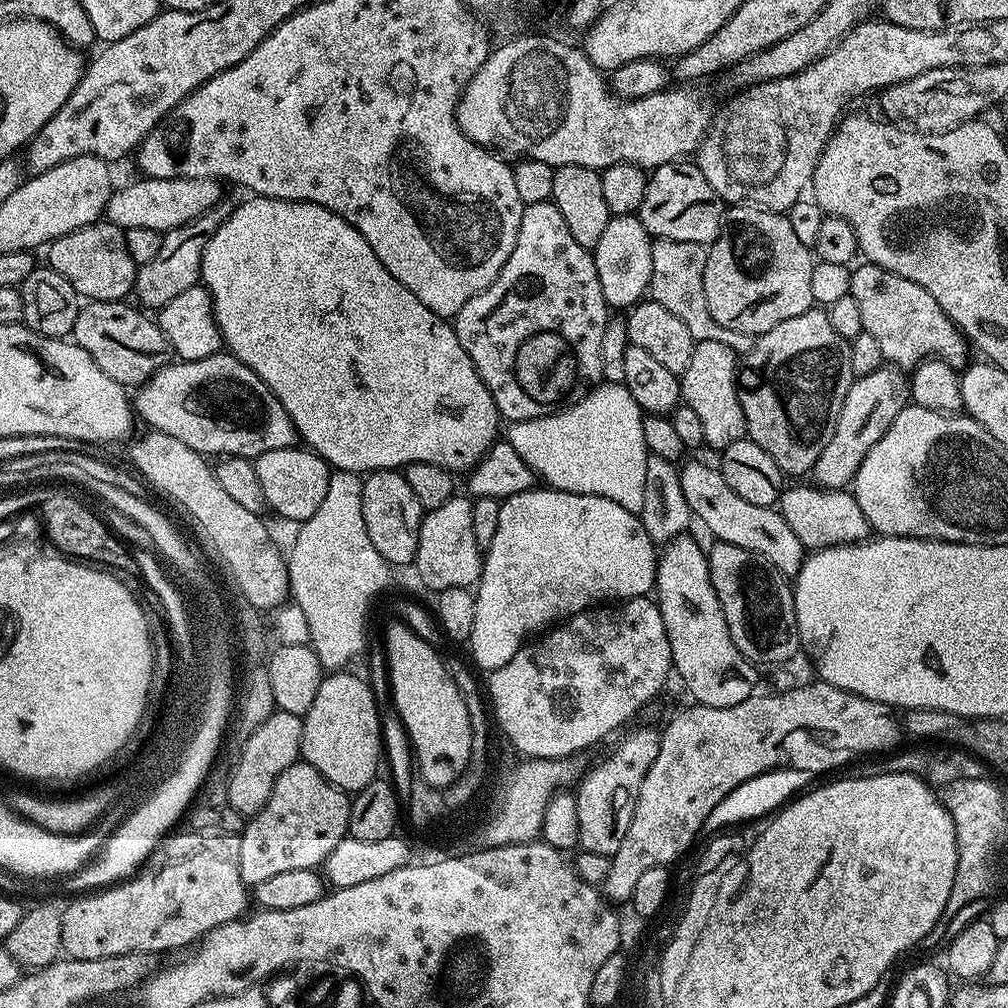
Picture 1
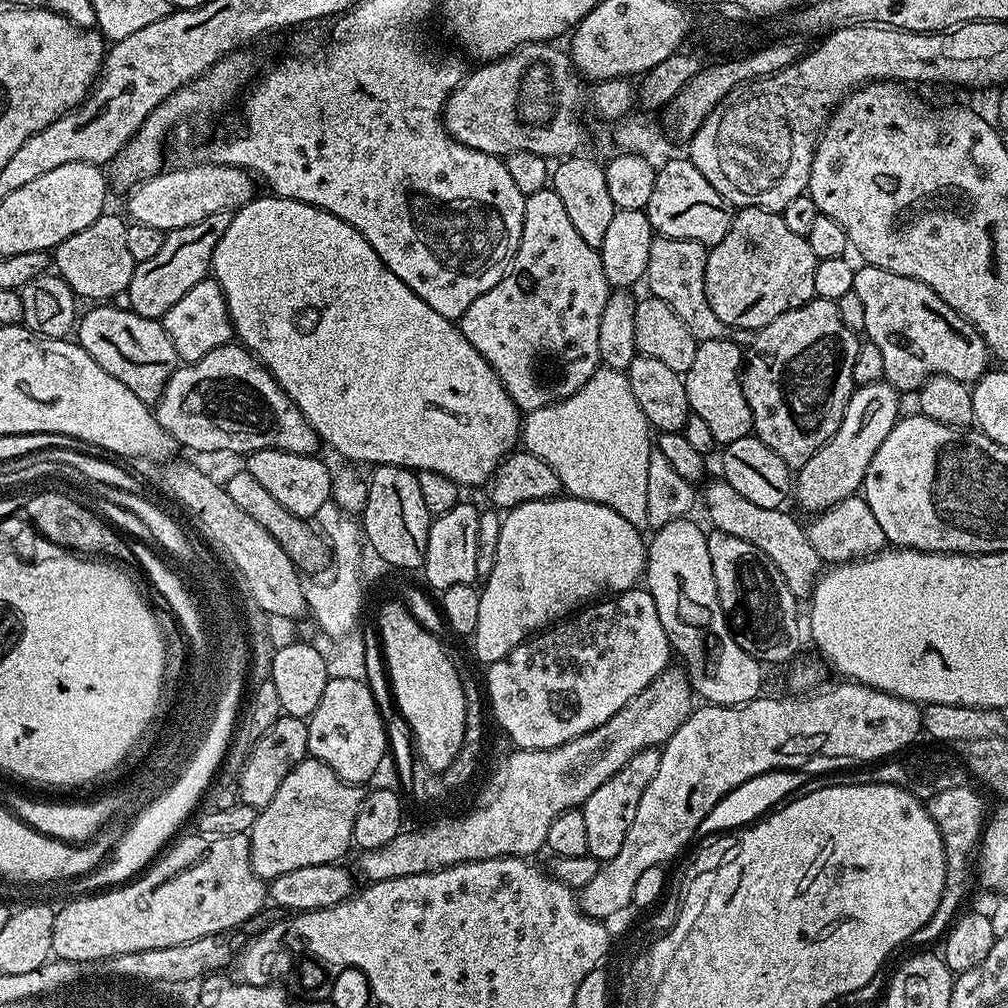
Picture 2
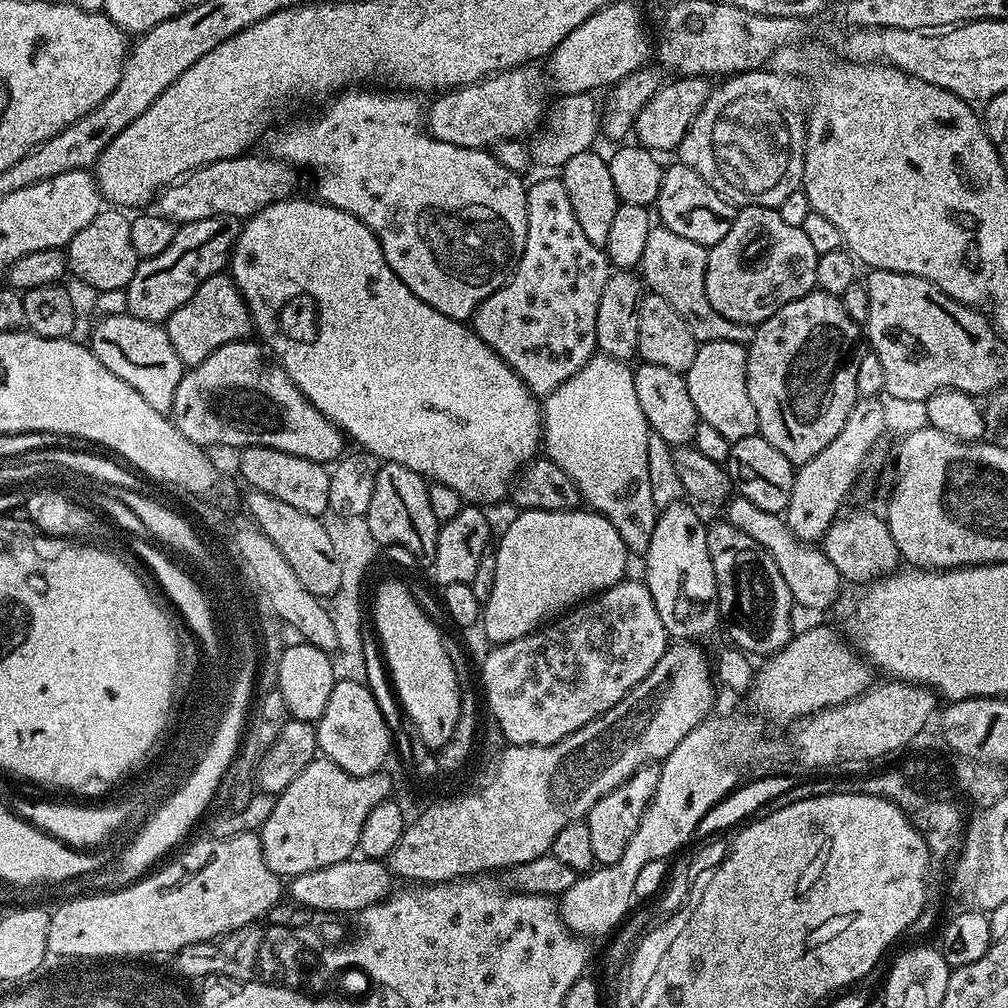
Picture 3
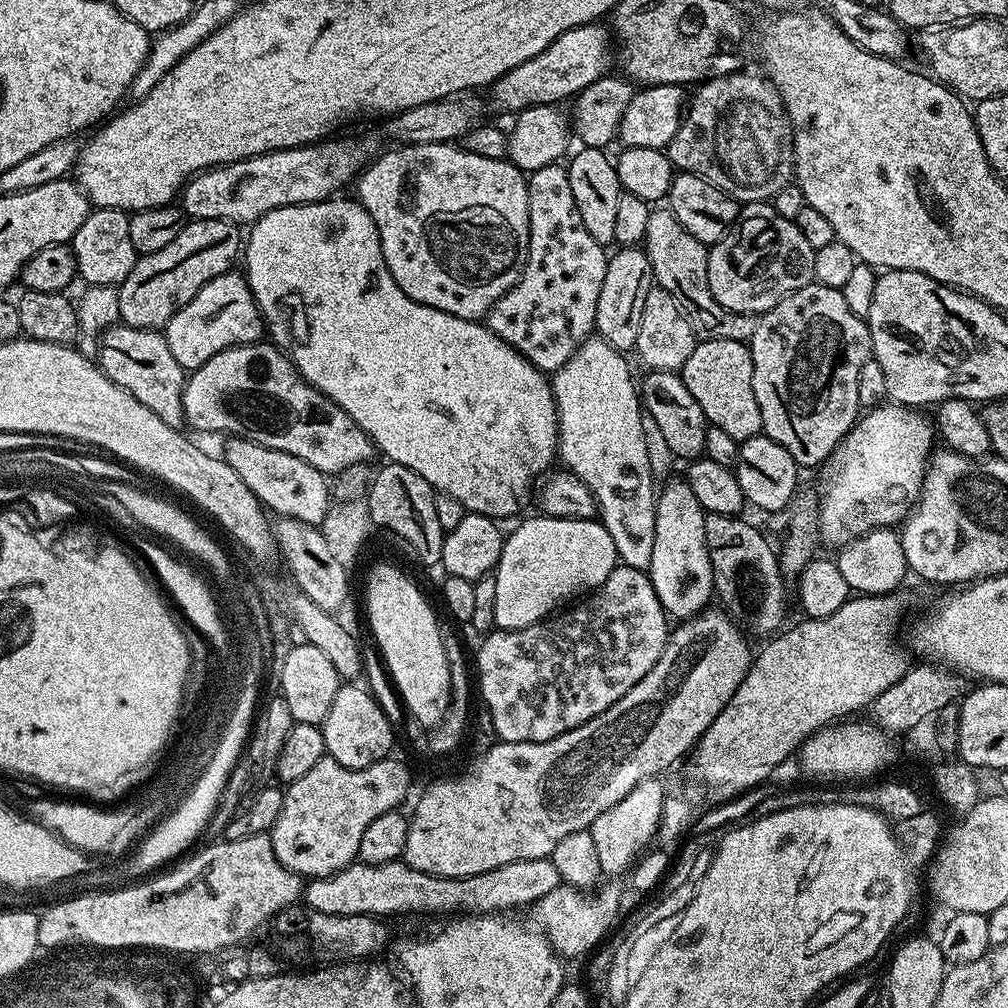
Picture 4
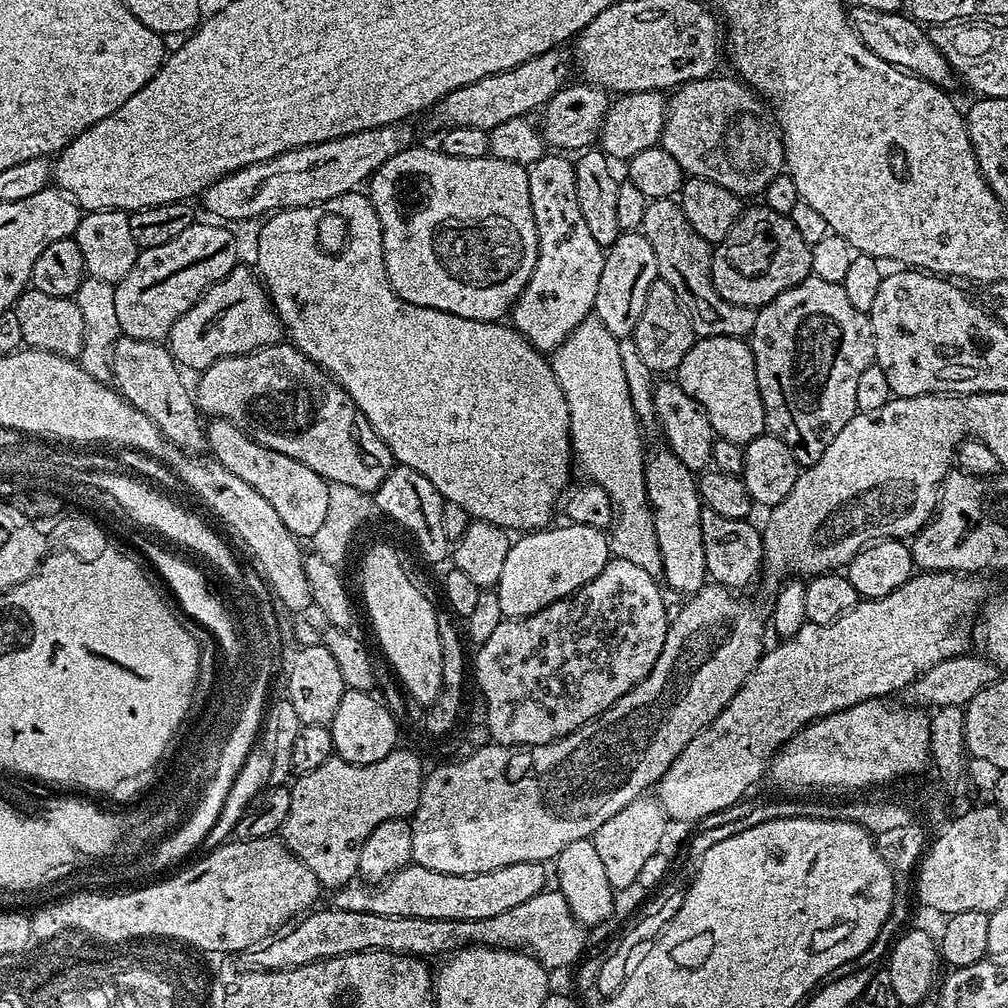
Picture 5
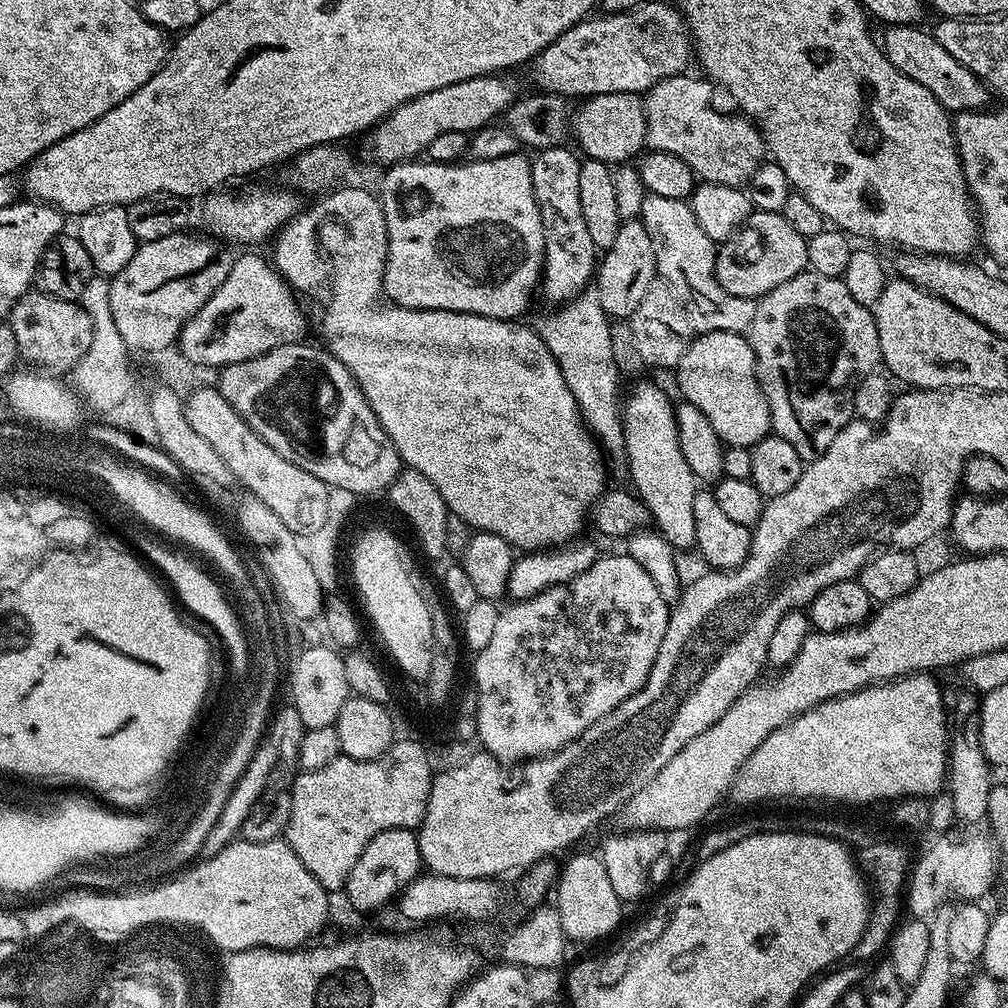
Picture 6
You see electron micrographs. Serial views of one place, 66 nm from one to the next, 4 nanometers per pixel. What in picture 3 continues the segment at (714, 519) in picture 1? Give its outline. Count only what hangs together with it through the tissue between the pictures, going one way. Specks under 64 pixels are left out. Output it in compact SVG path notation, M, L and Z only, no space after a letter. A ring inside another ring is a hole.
M739 494L733 495L727 501L726 519L728 523L746 530L754 542L761 544L768 549L768 553L774 558L782 578L786 578L786 586L790 586L790 594L797 605L809 608L812 612L824 612L840 596L840 584L842 577L838 566L830 562L830 558L825 554L823 547L809 546L801 542L797 536L788 529L787 519L781 518L775 512L758 510L749 500Z

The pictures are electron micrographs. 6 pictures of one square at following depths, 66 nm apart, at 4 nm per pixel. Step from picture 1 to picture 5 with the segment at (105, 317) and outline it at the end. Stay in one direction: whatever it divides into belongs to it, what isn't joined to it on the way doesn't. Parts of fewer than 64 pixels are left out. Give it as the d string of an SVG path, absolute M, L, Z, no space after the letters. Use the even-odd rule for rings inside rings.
M121 335L112 348L111 367L110 380L115 391L138 410L142 410L142 414L146 414L146 418L158 426L165 440L177 444L189 454L201 451L200 448L207 445L206 432L203 423L200 424L202 418L193 393L184 385L180 377L181 369L163 343Z

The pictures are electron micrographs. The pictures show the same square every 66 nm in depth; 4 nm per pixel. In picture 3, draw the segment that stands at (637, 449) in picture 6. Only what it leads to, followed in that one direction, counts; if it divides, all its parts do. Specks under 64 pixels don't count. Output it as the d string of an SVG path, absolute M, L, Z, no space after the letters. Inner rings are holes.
M691 503L672 504L657 515L654 535L650 537L650 546L642 553L644 573L642 579L647 584L654 598L654 606L658 610L658 618L662 618L662 626L669 637L680 642L700 642L721 623L722 617L716 599L716 575L714 562L710 562L710 546L706 546L708 524L703 520Z

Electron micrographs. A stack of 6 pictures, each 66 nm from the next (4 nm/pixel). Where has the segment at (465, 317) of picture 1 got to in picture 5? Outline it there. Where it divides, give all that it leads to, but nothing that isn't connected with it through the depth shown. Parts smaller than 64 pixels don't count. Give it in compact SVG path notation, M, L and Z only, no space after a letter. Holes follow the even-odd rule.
M546 154L542 158L538 158L538 162L527 165L528 169L528 185L530 186L530 210L534 210L534 226L538 234L538 258L534 266L534 274L530 274L530 282L526 282L526 286L522 290L522 294L516 299L515 304L510 309L510 324L517 332L522 333L524 338L539 352L551 354L555 352L558 345L566 342L566 338L573 330L585 320L587 316L593 315L594 298L598 298L598 278L602 278L602 266L604 265L605 249L598 246L598 242L594 242L594 237L590 235L589 228L586 227L586 221L582 214L582 210L578 210L578 186L576 185L576 166L571 159L567 160L564 154Z

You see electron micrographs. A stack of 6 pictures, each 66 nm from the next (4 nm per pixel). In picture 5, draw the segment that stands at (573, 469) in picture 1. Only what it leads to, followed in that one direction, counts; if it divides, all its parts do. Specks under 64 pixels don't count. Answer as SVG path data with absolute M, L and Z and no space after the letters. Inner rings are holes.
M596 315L587 316L580 325L557 346L551 353L550 363L554 370L554 378L562 386L566 394L566 406L570 410L570 434L572 435L572 452L575 461L584 467L589 481L606 490L612 499L612 506L616 509L616 519L610 529L610 548L619 559L634 562L646 574L660 578L664 575L662 554L658 550L658 534L654 530L652 505L646 494L646 451L644 452L645 437L640 431L640 423L634 414L634 406L630 398L630 386L626 386L626 369L622 367L622 350L620 340Z

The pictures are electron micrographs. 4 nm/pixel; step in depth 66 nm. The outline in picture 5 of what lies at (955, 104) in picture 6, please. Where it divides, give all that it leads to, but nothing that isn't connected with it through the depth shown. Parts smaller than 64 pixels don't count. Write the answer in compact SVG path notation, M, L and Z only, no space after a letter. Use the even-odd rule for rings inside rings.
M857 3L851 9L850 19L854 30L862 38L862 42L867 48L874 50L874 54L878 54L882 62L890 62L896 68L903 68L905 72L920 76L926 82L939 88L951 89L952 80L954 81L952 68L934 46L927 31L913 20L911 15L900 12L883 12Z

